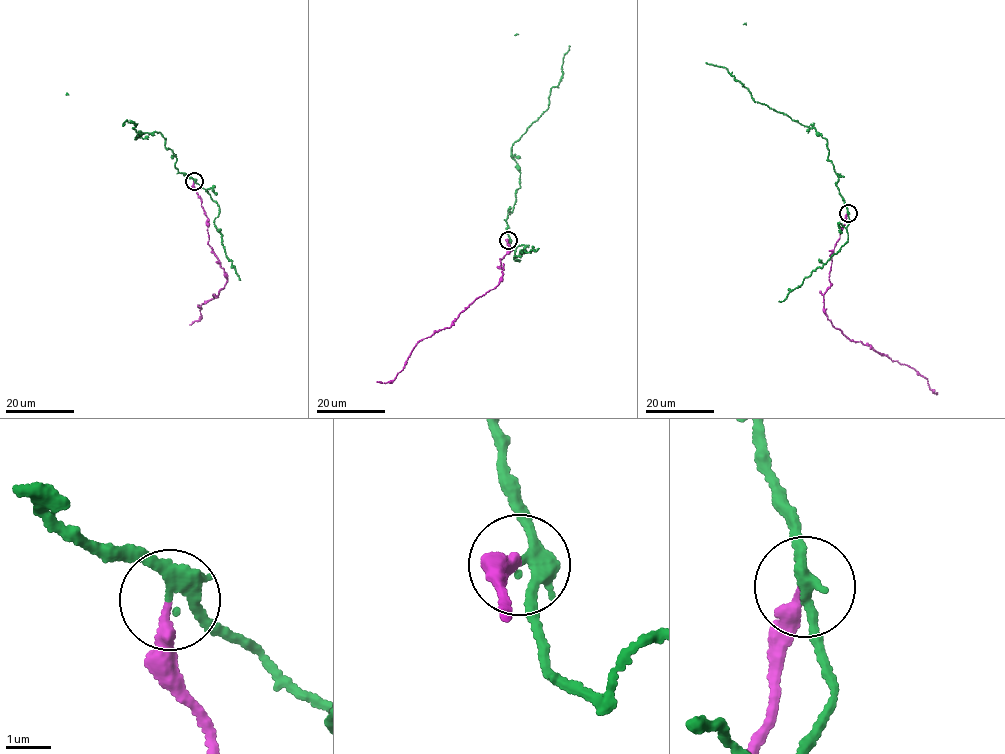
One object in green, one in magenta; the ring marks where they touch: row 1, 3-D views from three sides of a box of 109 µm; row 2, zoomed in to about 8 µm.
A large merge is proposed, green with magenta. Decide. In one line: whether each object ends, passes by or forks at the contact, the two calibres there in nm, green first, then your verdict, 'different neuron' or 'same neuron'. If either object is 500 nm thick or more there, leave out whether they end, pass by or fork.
green passes by; magenta ends there; 280 nm thick on the green side, 240 nm on the other; different neuron

